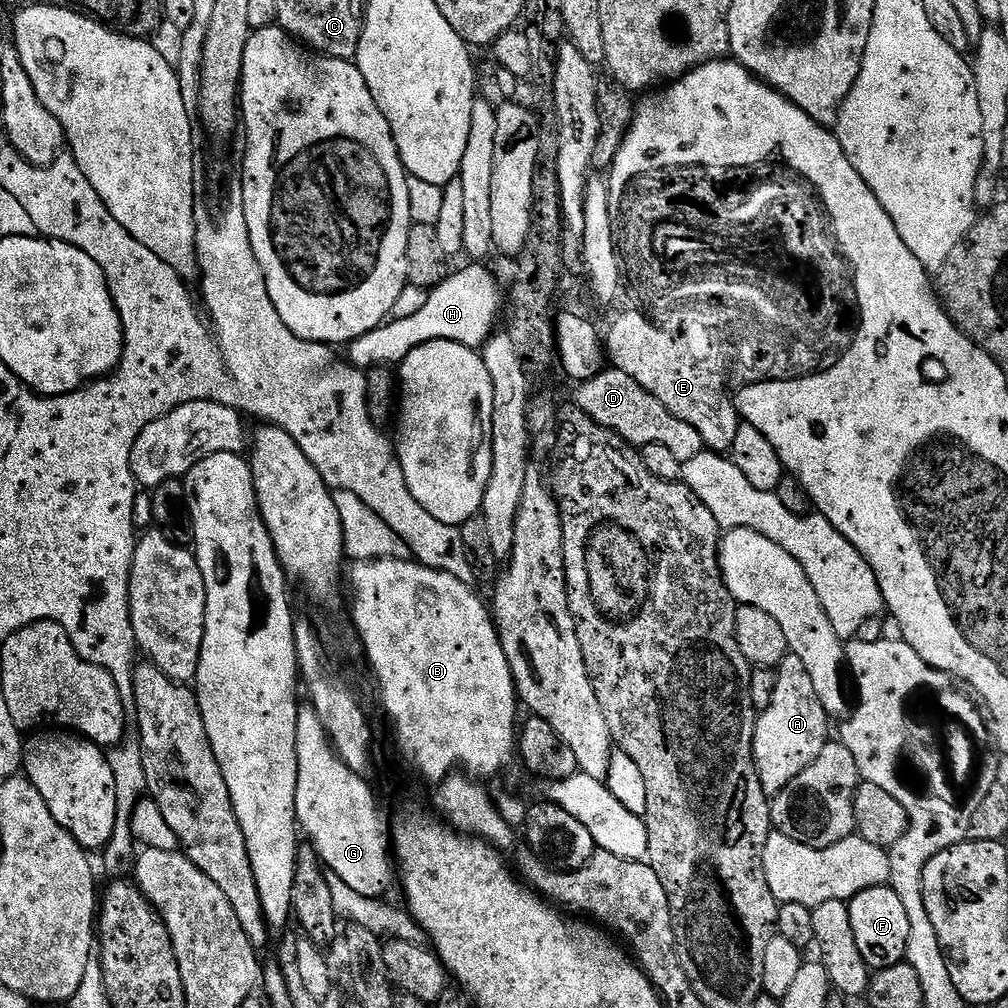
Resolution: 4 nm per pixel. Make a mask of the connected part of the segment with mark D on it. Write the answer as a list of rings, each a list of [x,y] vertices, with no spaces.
[[[609,367],[589,381],[577,383],[574,389],[576,407],[582,409],[585,416],[598,422],[606,430],[621,436],[628,444],[666,446],[674,453],[674,458],[682,462],[705,451],[702,434],[698,434],[698,430],[690,426],[690,422],[682,422],[682,418],[670,414],[670,410],[666,410],[666,406],[662,406],[662,402],[658,402],[654,394],[638,386],[638,382],[630,378],[630,374],[622,374],[617,368]]]

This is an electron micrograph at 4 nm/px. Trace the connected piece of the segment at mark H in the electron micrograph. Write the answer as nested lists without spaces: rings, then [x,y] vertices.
[[[478,262],[469,263],[458,272],[449,273],[447,279],[429,291],[426,305],[408,318],[391,319],[372,331],[359,336],[347,347],[347,359],[353,367],[371,370],[375,367],[394,366],[406,354],[428,341],[458,342],[467,348],[481,349],[495,328],[498,314],[502,312],[504,298],[491,272]]]

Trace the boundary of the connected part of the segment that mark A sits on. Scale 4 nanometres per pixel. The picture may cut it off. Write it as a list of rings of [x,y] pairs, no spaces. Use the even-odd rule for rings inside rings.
[[[791,654],[785,656],[776,672],[774,698],[770,706],[756,718],[756,729],[752,739],[752,758],[756,763],[758,778],[764,791],[769,794],[781,792],[787,784],[794,782],[818,754],[830,742],[828,736],[830,717],[825,712],[818,694],[814,694],[814,682],[802,666],[802,658]]]

